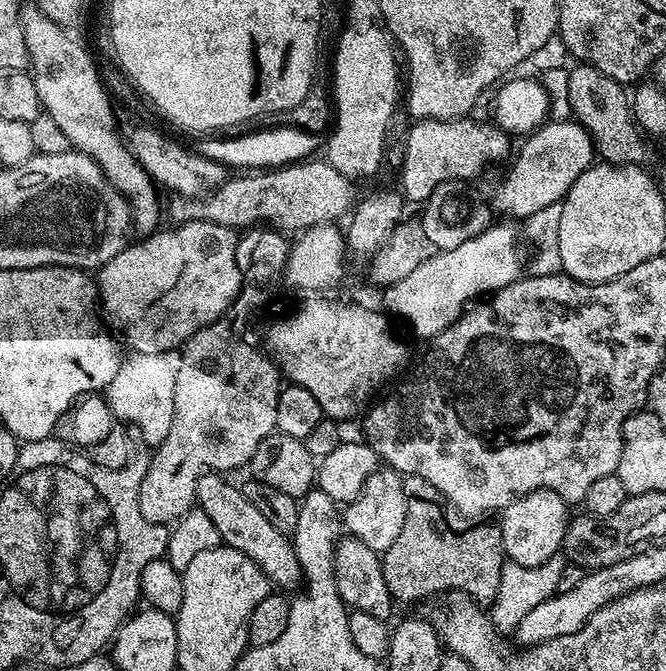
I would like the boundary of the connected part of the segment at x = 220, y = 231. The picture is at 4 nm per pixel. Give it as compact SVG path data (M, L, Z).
M186 220L179 223L173 232L160 232L149 235L149 240L144 240L141 244L136 242L129 243L118 254L114 254L114 258L110 258L110 262L100 265L98 269L98 294L100 300L104 302L105 308L114 319L118 320L124 330L124 336L131 345L132 352L141 352L142 354L172 354L177 351L184 343L186 343L198 330L202 330L208 324L212 324L215 320L221 319L225 315L224 312L239 297L242 287L242 264L236 261L236 248L238 252L238 235L237 229L228 228L224 224L215 224L209 220Z

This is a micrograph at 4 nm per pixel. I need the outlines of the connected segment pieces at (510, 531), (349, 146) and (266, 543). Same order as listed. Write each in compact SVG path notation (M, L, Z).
M549 488L534 490L505 506L498 520L505 557L518 566L542 566L553 559L564 546L564 535L570 523L568 511L568 501Z
M349 23L349 28L345 30L340 36L340 41L337 42L336 48L336 65L332 68L332 76L336 79L336 88L334 84L334 127L331 129L330 135L326 140L326 150L328 146L328 153L326 153L326 159L330 166L334 166L334 170L338 170L338 174L342 174L348 180L353 182L359 182L363 176L372 175L380 166L380 163L384 160L384 143L388 140L388 127L392 124L392 114L396 110L396 95L401 95L402 88L402 72L398 67L398 56L394 51L394 41L387 31L379 23Z
M220 474L201 475L196 482L198 508L210 516L221 541L227 547L246 554L246 558L250 558L266 574L268 581L275 587L276 584L280 587L277 589L288 590L284 588L292 588L296 583L299 585L304 575L291 539L285 533L274 530L274 526L270 526L270 522L261 514L258 506L254 506L254 502L246 498L244 491L239 487L235 488L228 480L231 479Z

